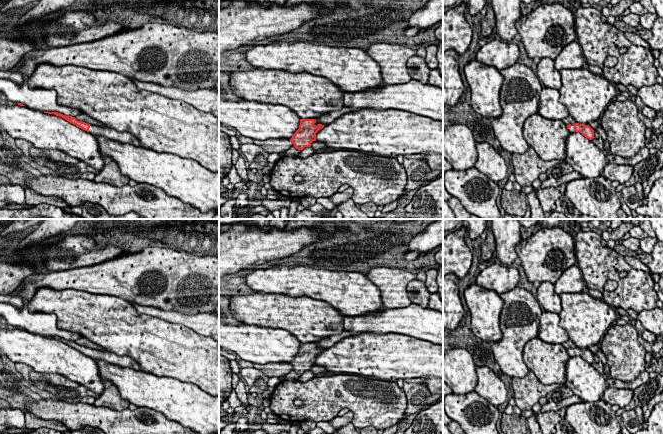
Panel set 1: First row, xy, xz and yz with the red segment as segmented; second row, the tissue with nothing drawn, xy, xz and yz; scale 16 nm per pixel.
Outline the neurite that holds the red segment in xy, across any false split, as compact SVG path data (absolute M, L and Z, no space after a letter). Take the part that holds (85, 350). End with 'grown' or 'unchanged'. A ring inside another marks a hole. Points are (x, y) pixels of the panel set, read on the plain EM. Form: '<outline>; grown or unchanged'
M44 336L44 337L60 340L63 343L67 344L68 346L76 349L77 351L91 357L95 361L104 360L107 363L117 365L119 367L130 367L135 370L141 369L140 365L129 356L119 356L112 352L91 349L82 345L78 345L75 341L66 340L58 336Z; grown

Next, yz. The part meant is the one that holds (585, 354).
M579 347L569 348L567 349L567 353L569 354L570 357L580 356L589 364L592 364L594 362L594 354L589 349Z; grown

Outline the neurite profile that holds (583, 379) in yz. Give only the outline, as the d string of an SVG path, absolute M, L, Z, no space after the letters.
M580 356L570 357L566 363L566 386L583 402L597 402L608 387L607 381Z

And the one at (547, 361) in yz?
M539 337L528 341L523 349L523 360L528 369L545 385L566 383L569 358L562 344L547 343Z

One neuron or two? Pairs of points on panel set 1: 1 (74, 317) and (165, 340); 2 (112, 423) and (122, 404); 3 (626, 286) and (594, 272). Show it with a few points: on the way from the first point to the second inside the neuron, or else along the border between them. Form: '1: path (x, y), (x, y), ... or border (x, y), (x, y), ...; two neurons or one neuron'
1: path (97, 317), (113, 323), (127, 333), (142, 337); one neuron
2: border (96, 405), (104, 405), (116, 410), (128, 408); two neurons
3: path (618, 279), (611, 272), (602, 272); one neuron

